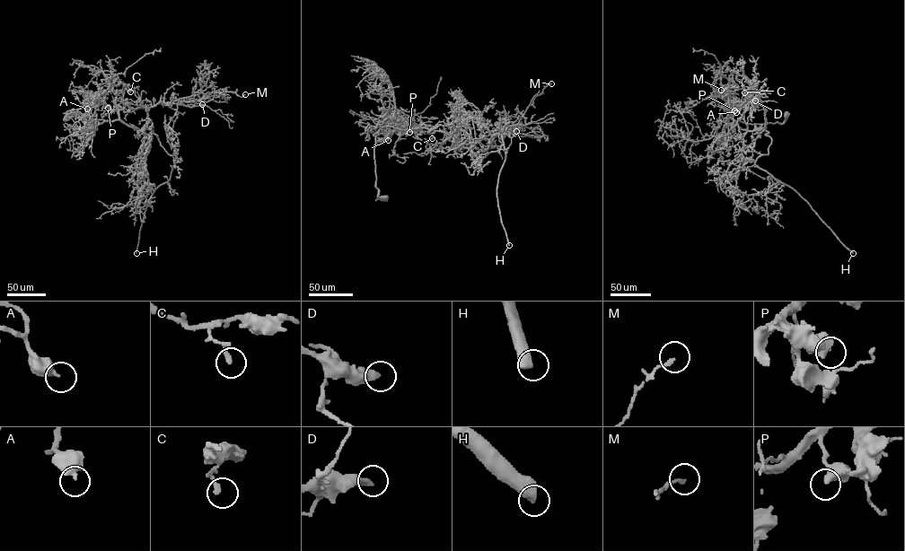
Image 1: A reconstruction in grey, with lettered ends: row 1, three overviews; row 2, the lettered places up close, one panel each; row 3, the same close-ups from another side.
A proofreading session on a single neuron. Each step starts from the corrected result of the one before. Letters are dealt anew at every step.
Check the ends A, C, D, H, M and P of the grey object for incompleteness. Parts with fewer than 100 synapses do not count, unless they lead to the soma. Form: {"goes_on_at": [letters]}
{"goes_on_at": ["D", "H"]}

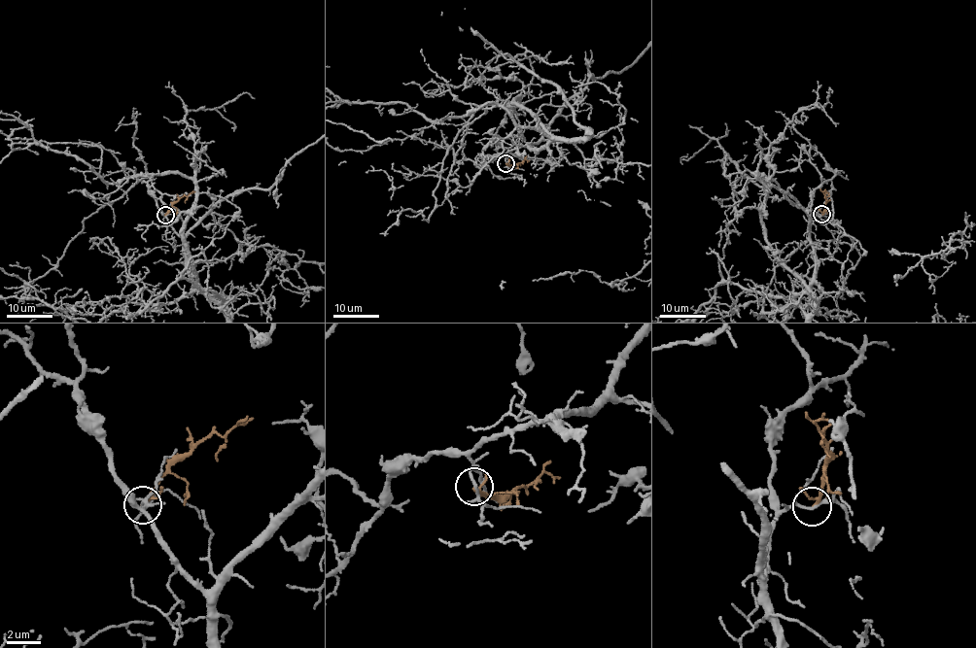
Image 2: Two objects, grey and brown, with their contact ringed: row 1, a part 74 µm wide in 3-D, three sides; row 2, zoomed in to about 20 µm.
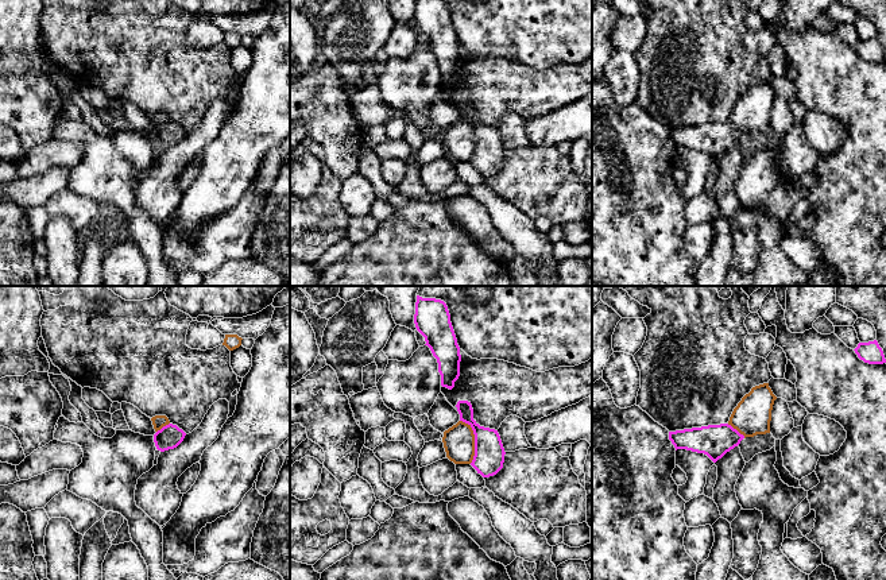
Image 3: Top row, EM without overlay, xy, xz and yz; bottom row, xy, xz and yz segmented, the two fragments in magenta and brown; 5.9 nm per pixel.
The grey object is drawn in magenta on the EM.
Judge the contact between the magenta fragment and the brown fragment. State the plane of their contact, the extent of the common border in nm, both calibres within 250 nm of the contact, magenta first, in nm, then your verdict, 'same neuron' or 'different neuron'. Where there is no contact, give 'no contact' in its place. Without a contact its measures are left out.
contact in xz; length 280 nm; calibres 180 and 190 nm; different neuron

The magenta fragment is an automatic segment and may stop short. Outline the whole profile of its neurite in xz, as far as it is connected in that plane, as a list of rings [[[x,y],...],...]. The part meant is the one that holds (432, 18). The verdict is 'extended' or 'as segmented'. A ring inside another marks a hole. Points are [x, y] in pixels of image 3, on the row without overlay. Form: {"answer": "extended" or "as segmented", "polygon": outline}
{"answer": "as segmented", "polygon": [[[415,0],[414,22],[438,61],[441,84],[452,88],[460,74],[460,45],[445,0]]]}

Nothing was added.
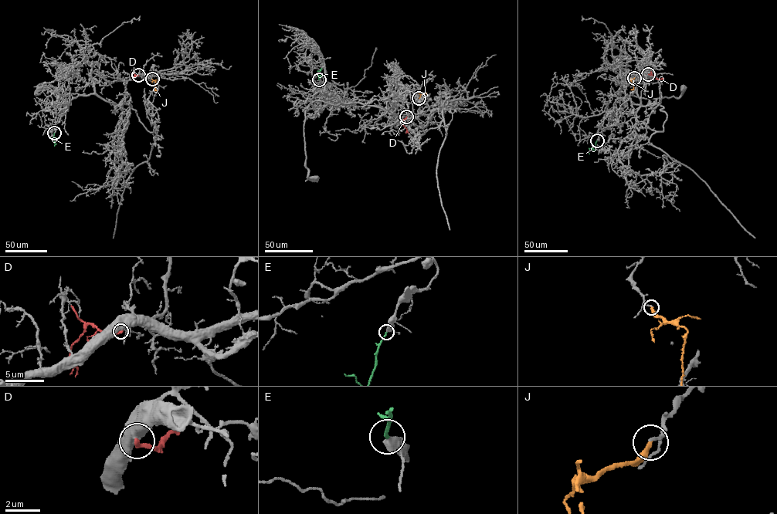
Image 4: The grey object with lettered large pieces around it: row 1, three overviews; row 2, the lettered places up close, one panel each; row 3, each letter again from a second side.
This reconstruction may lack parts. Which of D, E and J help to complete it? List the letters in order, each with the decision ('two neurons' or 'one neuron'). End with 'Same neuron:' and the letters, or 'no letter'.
D: two neurons
E: one neuron
J: two neurons
Same neuron: E

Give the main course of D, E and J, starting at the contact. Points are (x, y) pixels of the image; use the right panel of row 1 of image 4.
D: (648, 74), (659, 79), (663, 78)
E: (596, 140), (595, 147), (588, 152), (589, 154)
J: (634, 78), (631, 79), (633, 89), (631, 89)

